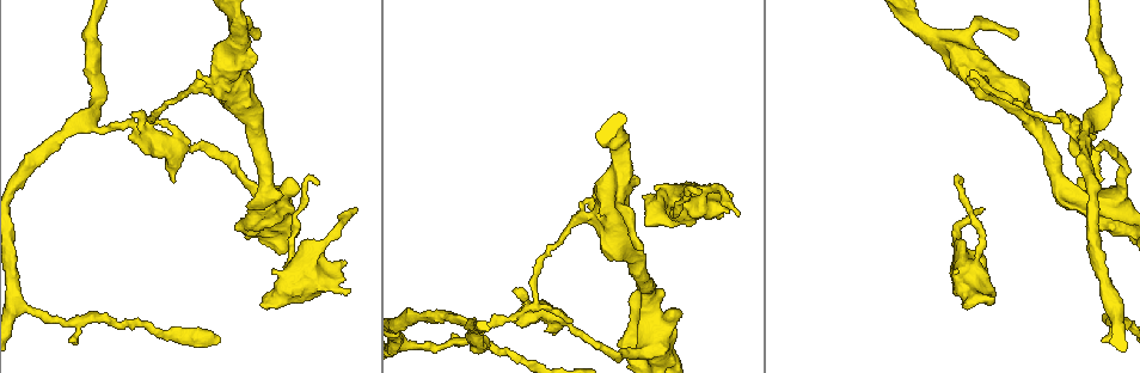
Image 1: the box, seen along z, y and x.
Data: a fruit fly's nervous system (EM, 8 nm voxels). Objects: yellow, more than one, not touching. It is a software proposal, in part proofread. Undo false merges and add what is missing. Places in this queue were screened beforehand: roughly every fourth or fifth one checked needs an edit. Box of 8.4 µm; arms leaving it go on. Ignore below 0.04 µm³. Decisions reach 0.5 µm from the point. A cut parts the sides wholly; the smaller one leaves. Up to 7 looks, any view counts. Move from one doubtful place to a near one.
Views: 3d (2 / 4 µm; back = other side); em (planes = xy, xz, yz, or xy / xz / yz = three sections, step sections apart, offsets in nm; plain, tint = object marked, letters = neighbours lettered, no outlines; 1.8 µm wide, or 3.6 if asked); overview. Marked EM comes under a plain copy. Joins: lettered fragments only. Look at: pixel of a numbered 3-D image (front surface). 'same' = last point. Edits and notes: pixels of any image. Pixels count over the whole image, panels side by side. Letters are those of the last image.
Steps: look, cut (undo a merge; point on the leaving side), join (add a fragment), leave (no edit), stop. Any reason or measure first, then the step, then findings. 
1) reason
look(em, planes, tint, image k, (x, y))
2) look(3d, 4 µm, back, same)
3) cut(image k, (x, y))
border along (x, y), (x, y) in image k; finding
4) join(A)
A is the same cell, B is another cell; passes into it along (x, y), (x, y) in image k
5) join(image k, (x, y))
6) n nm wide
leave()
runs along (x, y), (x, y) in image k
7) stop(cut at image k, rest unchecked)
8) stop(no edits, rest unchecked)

free end
look(em, xz, step 4, letters, image 1, (992, 297))

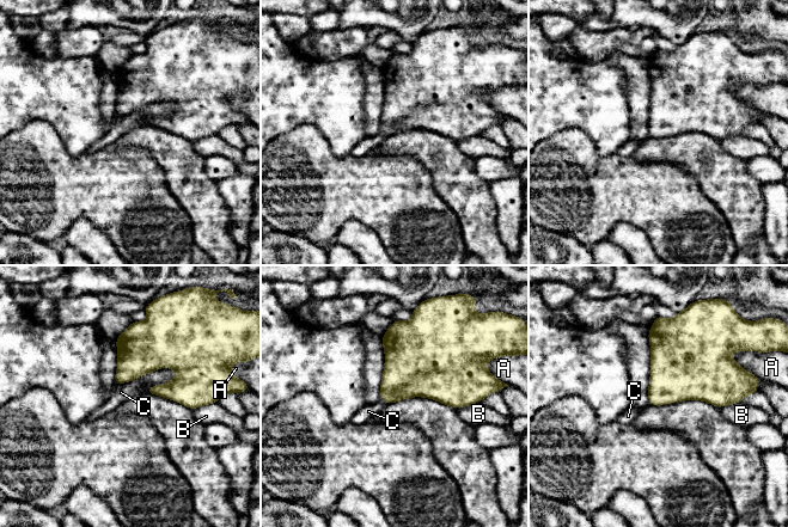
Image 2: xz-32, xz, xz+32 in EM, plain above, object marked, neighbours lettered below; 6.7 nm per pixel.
leave()
A, B and C are other cells; border along (176, 373), (160, 367), (115, 384) in image 2; none of them fits

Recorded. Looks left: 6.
an open end
look(em, xz, step 8, letters, image 1, (246, 210))

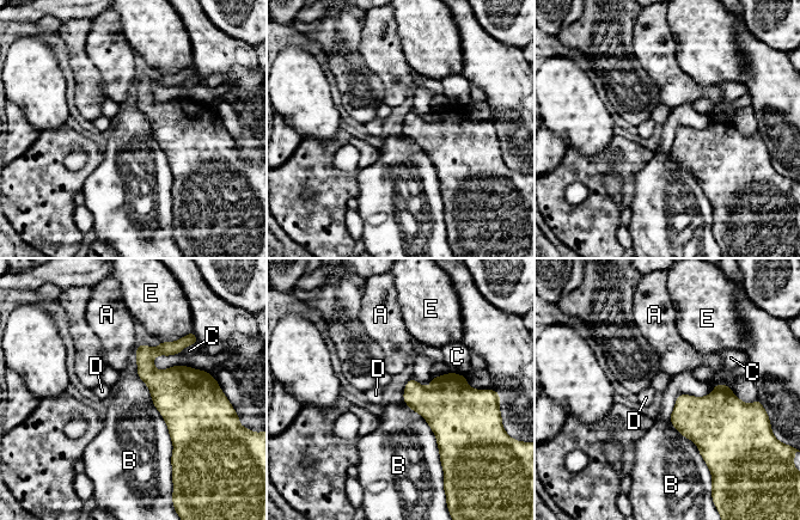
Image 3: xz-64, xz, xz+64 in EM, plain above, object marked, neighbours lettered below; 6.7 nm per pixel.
leave()
A, B, C, D and E are other cells; border along (136, 374), (168, 428), (172, 465) in image 3; none of them fits

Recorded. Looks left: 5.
branch stops here
look(em, xy, step 8, letters, image 1, (736, 215))

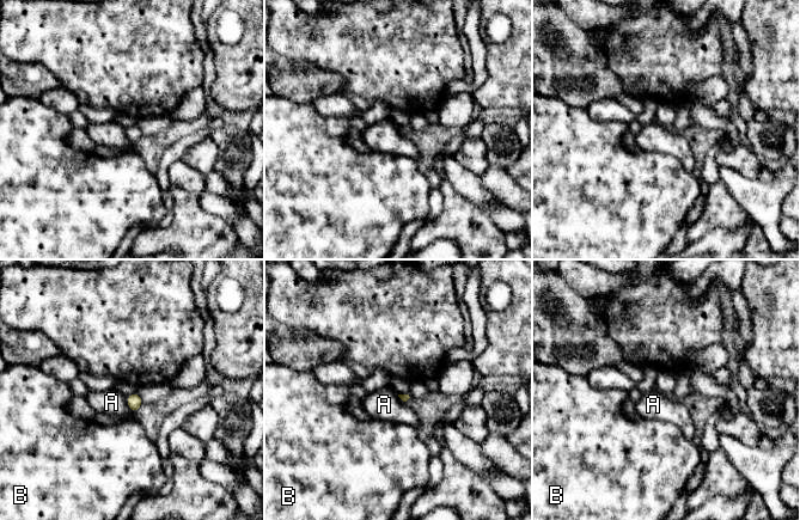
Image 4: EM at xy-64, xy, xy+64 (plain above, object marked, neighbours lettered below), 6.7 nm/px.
another direction
look(em, yz, step 16, letters, same)

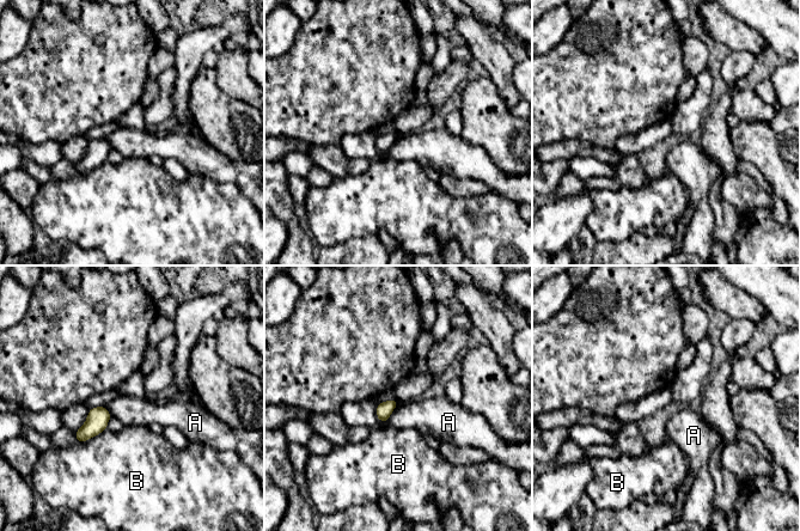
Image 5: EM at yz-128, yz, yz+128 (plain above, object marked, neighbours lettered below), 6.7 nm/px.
leave()
A and B are other cells; border along (400, 402), (386, 421) in image 5; none of them fits

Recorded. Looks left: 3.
stop(no edits, rest unchecked)

